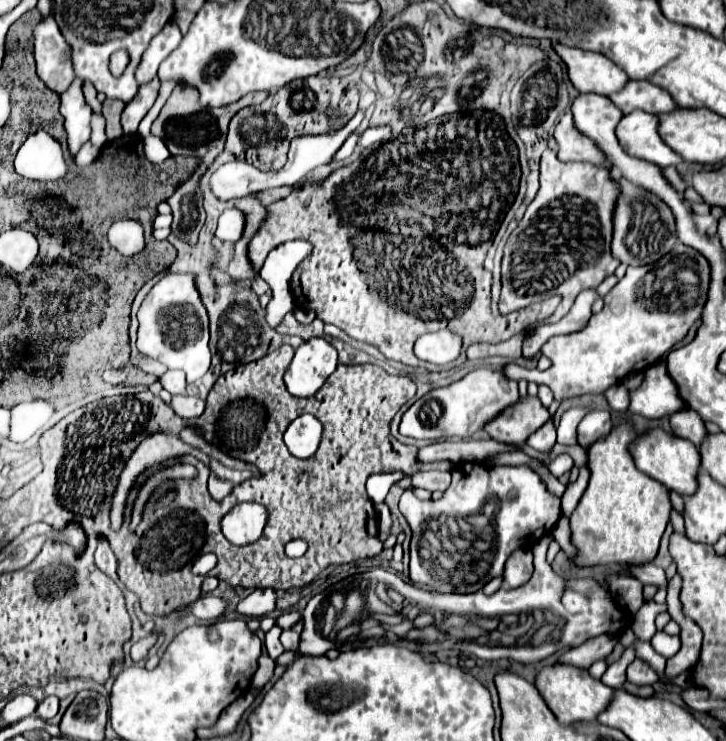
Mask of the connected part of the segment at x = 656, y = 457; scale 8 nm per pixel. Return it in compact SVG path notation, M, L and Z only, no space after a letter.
M654 429L650 433L644 433L642 437L638 437L632 445L630 445L630 453L634 457L634 463L640 471L644 471L646 475L650 475L652 479L660 481L666 489L676 491L682 497L690 497L696 489L698 489L698 481L696 475L700 473L702 461L700 461L700 453L698 447L692 445L690 441L684 441L680 437L670 437L668 433Z

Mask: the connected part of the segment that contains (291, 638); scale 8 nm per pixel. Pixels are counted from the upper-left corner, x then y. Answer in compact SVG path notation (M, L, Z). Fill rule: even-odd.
M288 629L288 631L282 631L282 637L280 637L280 641L282 641L282 645L284 645L284 649L288 649L288 651L294 651L296 647L298 647L298 633L294 631L294 629Z

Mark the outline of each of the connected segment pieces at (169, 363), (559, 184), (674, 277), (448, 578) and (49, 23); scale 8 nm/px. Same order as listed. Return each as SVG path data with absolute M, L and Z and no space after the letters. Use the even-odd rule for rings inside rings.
M166 275L144 297L138 311L138 351L160 361L168 369L186 373L188 383L198 381L210 369L208 313L194 287L194 275Z
M546 149L540 161L540 191L536 199L528 205L524 219L508 237L502 257L502 295L500 313L512 313L516 309L528 307L530 303L544 301L552 295L562 295L562 303L550 321L560 321L574 305L576 295L582 289L598 287L606 275L612 275L620 261L610 253L612 241L612 213L620 197L620 185L612 179L608 167L598 167L592 163L564 163L558 161L554 149Z
M676 243L660 261L644 267L628 267L626 275L604 297L604 309L592 315L582 331L550 337L540 349L542 355L552 361L550 369L530 371L510 363L506 365L506 375L514 381L526 379L548 385L554 391L556 401L574 395L604 393L608 387L620 383L630 371L644 371L654 365L666 351L684 339L690 325L700 319L706 303L708 281L710 267L702 255L692 247ZM640 299L644 299L646 305L652 305L652 339L640 339L650 335L650 329L630 327L630 317L634 317L630 303L638 303Z
M478 463L454 465L452 485L438 501L420 501L414 493L404 491L400 511L412 527L410 579L438 593L480 591L490 579L502 575L510 553L524 547L528 537L534 547L544 533L552 533L562 513L560 501L546 491L531 467L486 469Z
M52 15L42 17L34 27L34 47L36 47L36 67L38 77L56 93L68 89L74 79L70 47L66 45Z

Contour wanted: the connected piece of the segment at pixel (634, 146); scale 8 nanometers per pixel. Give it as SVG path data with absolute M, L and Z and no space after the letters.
M632 111L622 117L616 127L616 135L624 151L632 157L650 161L662 169L670 165L678 165L684 159L672 151L658 133L660 119L656 115L648 115L644 111Z

